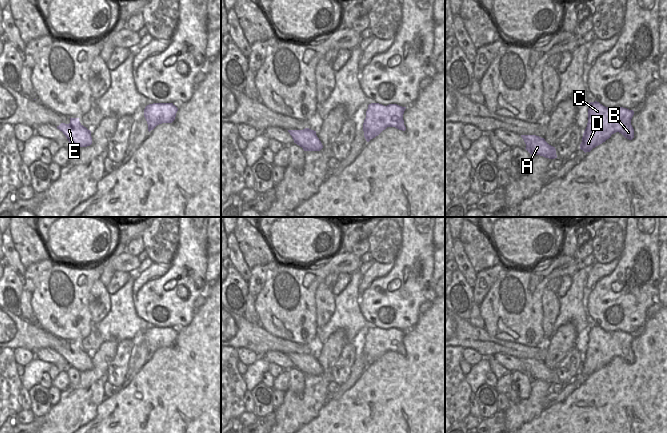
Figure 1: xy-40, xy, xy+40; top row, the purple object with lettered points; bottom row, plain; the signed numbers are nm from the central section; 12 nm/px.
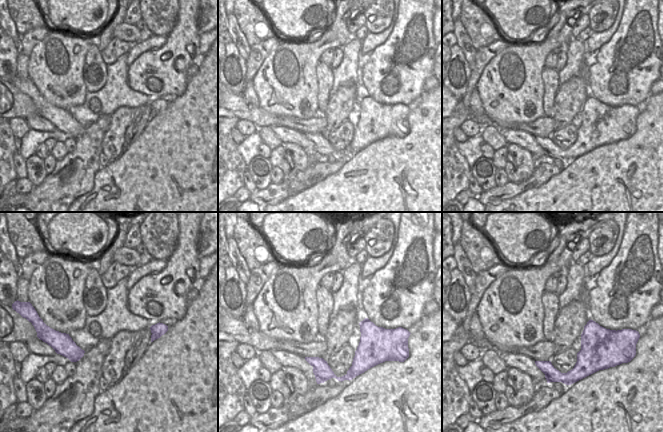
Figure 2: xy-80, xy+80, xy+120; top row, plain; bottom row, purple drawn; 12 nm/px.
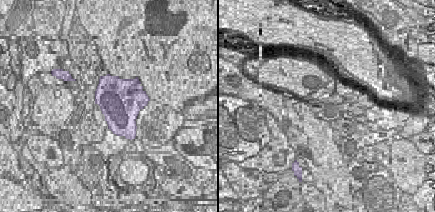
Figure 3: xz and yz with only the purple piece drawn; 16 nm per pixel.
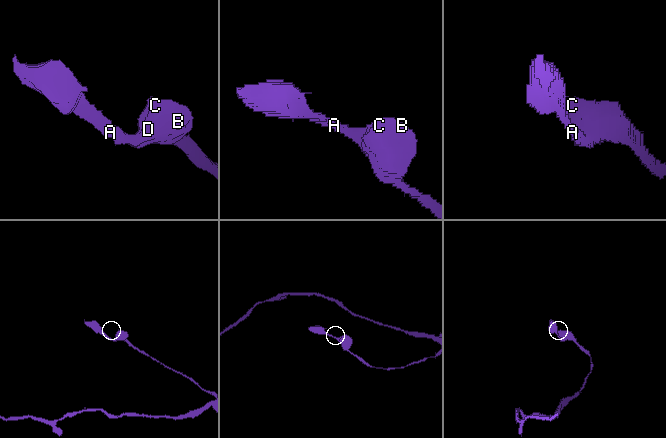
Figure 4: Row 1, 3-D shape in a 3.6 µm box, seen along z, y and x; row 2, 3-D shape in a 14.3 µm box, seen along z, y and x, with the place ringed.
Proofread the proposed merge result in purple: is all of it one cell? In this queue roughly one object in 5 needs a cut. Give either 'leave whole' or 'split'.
leave whole

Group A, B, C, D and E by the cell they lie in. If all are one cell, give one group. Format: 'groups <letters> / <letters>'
groups A B C D E

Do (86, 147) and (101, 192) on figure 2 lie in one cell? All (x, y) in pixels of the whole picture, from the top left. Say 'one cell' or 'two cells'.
two cells

